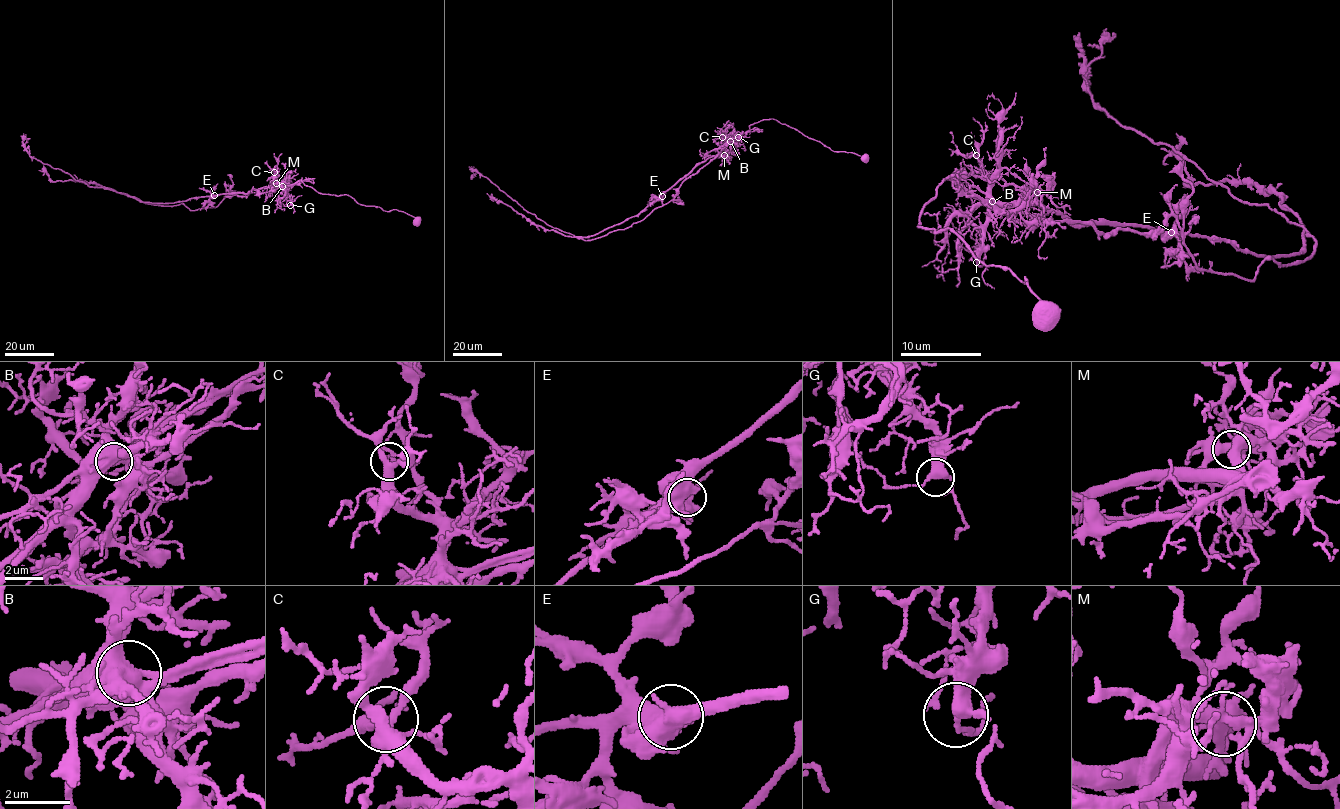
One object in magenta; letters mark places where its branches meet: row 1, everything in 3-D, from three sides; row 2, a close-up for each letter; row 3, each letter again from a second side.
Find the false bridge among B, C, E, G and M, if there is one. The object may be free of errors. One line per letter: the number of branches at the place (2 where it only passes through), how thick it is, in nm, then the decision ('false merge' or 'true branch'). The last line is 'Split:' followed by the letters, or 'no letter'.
B: 3 | 480 nm | false merge
C: 3 | 280 nm | true branch
E: 3 | 480 nm | true branch
G: 3 | 360 nm | true branch
M: 4 | 360 nm | true branch
Split: B

